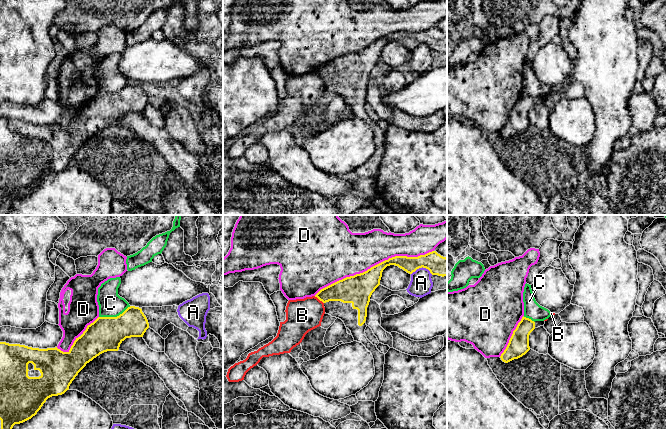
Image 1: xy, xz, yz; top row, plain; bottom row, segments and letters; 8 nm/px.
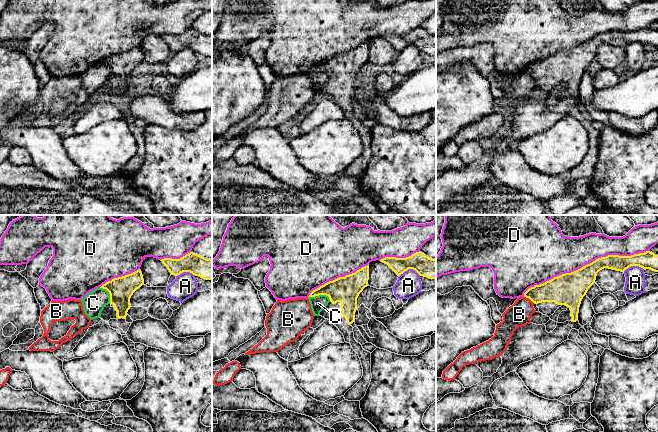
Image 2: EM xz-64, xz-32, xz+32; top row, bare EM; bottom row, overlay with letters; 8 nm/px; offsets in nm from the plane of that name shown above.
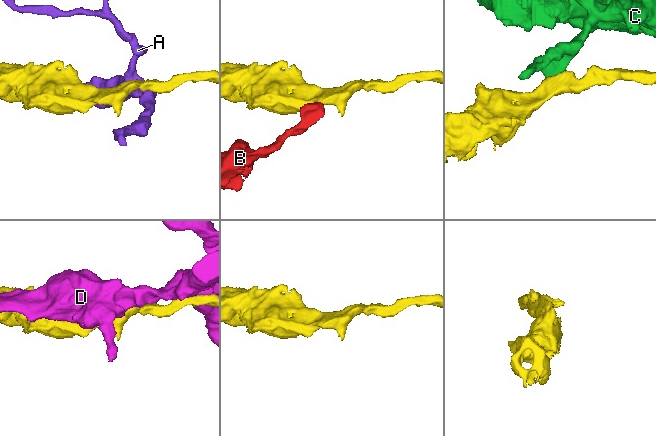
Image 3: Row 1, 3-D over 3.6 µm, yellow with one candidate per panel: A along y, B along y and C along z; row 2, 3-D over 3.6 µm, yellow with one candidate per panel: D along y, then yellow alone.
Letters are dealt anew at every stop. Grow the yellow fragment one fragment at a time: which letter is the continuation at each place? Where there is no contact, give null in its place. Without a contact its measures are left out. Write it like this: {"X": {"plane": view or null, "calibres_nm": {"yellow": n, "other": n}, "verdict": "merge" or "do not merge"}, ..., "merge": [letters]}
{"A": {"plane": "xz", "calibres_nm": {"yellow": 160, "other": 180}, "verdict": "do not merge"}, "B": {"plane": "xz", "calibres_nm": {"yellow": 200, "other": 280}, "verdict": "do not merge"}, "C": {"plane": "xy", "calibres_nm": {"yellow": 280, "other": 190}, "verdict": "do not merge"}, "D": {"plane": "xz", "calibres_nm": {"yellow": 240, "other": 360}, "verdict": "do not merge"}, "merge": []}

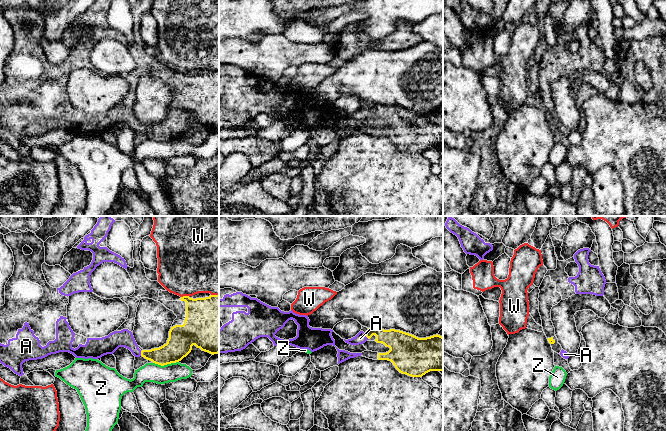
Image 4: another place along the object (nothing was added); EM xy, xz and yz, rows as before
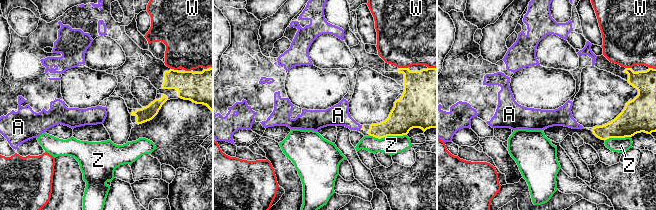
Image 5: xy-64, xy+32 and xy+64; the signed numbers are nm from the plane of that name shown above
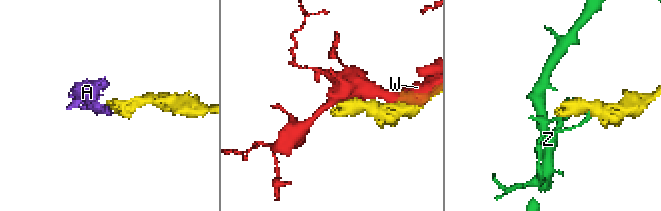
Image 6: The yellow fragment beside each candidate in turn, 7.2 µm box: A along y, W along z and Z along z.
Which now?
{"A": {"plane": "xz", "calibres_nm": {"yellow": 170, "other": 90}, "verdict": "merge"}, "W": {"plane": "xy", "calibres_nm": {"yellow": 340, "other": 480}, "verdict": "do not merge"}, "Z": {"plane": "xy", "calibres_nm": {"yellow": 200, "other": 160}, "verdict": "do not merge"}, "merge": ["A"]}

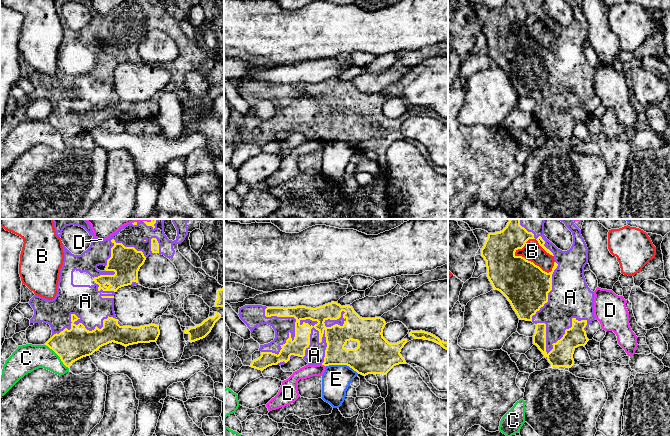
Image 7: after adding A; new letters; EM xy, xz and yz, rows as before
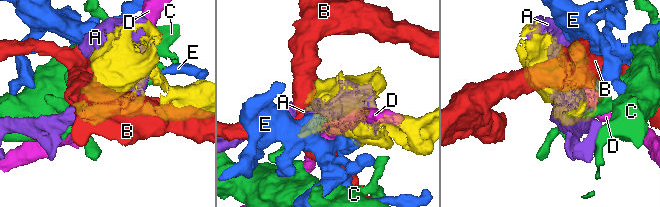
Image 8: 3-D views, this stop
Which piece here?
{"A": {"plane": "xz", "calibres_nm": {"yellow": 180, "other": 160}, "verdict": "merge"}, "B": {"plane": "yz", "calibres_nm": {"yellow": 360, "other": 160}, "verdict": "do not merge"}, "C": {"plane": "xy", "calibres_nm": {"yellow": 260, "other": 220}, "verdict": "do not merge"}, "D": {"plane": "xz", "calibres_nm": {"yellow": 180, "other": 100}, "verdict": "do not merge"}, "E": {"plane": "xz", "calibres_nm": {"yellow": 280, "other": 240}, "verdict": "do not merge"}, "merge": ["A"]}

